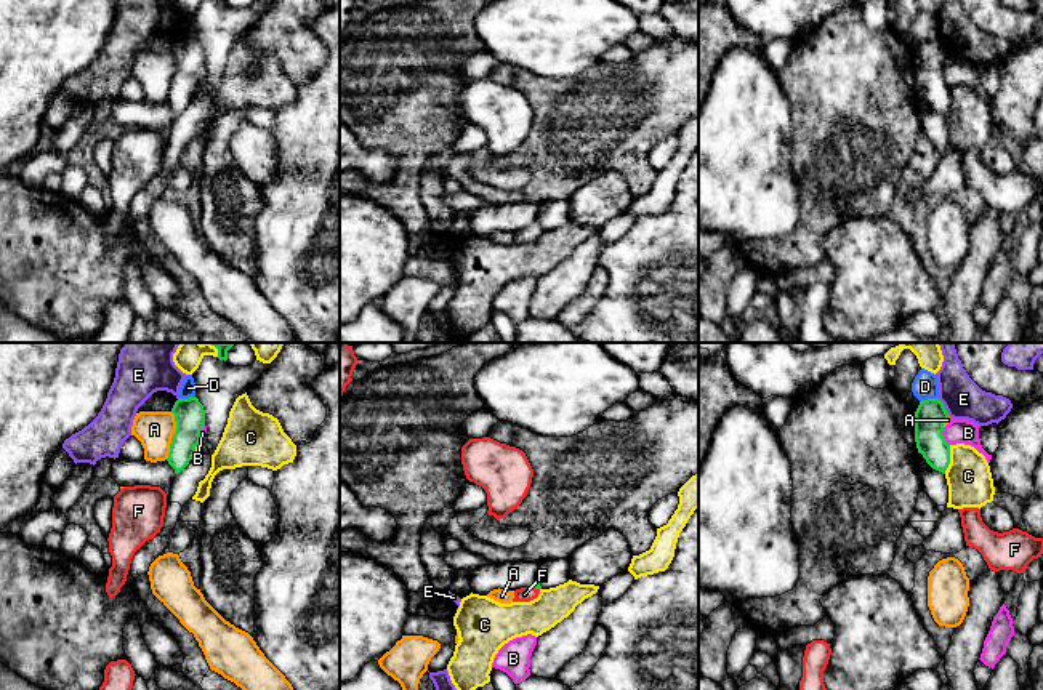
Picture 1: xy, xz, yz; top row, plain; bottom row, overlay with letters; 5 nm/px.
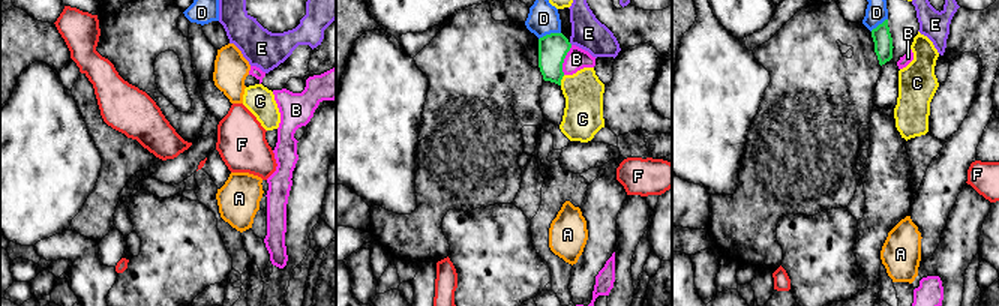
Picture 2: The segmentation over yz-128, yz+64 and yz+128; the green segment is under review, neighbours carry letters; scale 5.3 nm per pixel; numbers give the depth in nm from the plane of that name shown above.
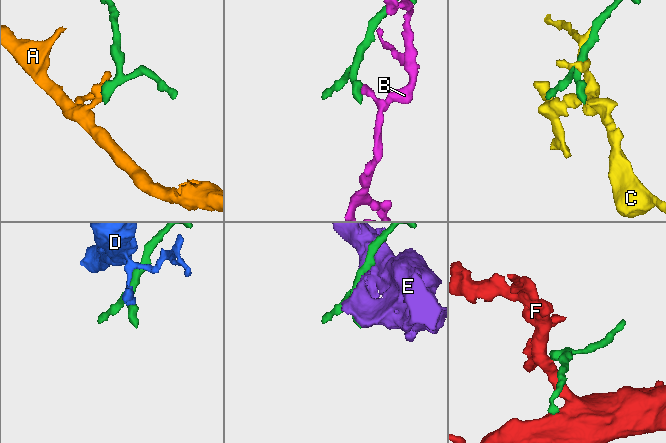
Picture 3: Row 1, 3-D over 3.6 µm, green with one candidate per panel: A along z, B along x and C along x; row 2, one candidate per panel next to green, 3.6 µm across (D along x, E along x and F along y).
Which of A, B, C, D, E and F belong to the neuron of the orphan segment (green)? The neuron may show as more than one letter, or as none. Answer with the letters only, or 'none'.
F

